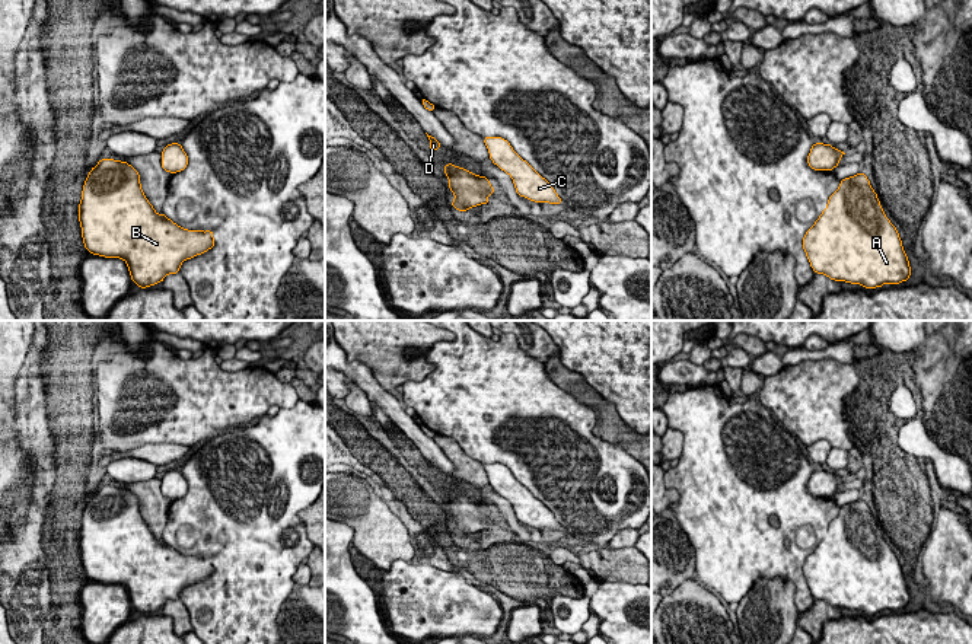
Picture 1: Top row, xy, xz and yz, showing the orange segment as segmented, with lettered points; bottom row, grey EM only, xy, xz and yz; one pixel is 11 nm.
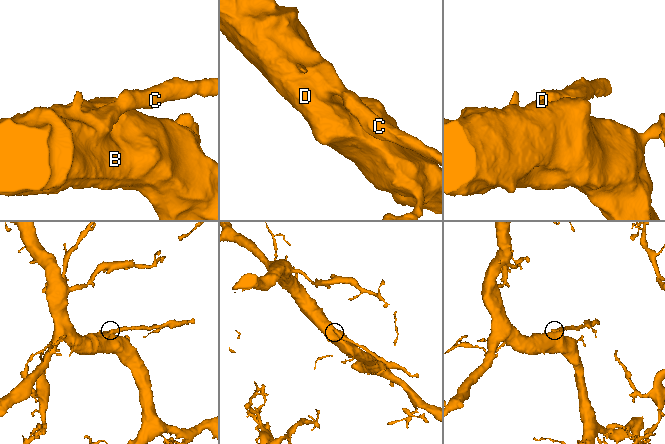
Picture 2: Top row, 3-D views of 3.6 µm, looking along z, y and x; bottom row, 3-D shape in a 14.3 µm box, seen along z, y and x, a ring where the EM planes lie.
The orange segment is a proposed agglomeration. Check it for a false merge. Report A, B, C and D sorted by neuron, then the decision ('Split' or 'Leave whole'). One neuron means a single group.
Groups: A B C D. Leave whole

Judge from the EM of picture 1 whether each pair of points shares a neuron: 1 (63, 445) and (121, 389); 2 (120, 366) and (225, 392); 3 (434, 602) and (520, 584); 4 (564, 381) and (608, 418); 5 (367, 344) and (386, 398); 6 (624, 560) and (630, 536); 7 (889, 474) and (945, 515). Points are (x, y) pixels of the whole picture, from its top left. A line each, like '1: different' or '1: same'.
1: different
2: same
3: different
4: same
5: different
6: different
7: different

